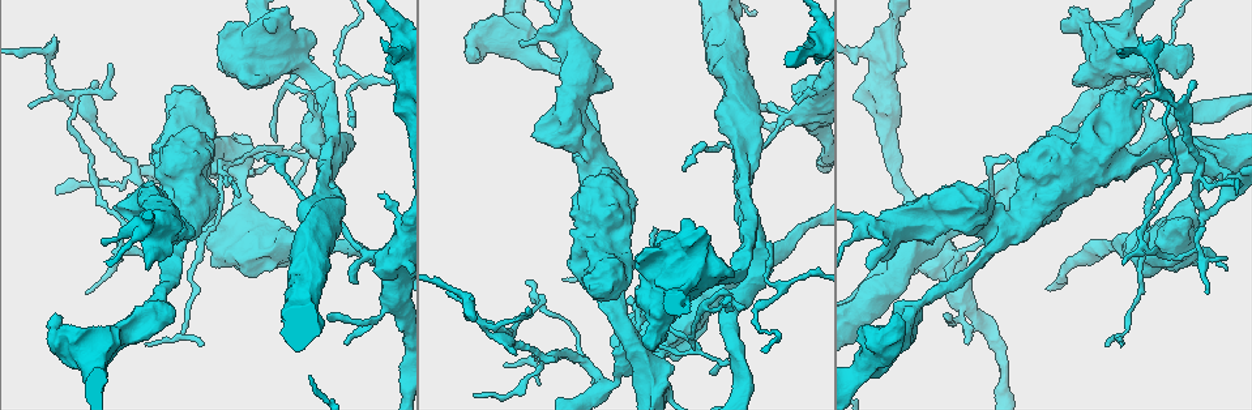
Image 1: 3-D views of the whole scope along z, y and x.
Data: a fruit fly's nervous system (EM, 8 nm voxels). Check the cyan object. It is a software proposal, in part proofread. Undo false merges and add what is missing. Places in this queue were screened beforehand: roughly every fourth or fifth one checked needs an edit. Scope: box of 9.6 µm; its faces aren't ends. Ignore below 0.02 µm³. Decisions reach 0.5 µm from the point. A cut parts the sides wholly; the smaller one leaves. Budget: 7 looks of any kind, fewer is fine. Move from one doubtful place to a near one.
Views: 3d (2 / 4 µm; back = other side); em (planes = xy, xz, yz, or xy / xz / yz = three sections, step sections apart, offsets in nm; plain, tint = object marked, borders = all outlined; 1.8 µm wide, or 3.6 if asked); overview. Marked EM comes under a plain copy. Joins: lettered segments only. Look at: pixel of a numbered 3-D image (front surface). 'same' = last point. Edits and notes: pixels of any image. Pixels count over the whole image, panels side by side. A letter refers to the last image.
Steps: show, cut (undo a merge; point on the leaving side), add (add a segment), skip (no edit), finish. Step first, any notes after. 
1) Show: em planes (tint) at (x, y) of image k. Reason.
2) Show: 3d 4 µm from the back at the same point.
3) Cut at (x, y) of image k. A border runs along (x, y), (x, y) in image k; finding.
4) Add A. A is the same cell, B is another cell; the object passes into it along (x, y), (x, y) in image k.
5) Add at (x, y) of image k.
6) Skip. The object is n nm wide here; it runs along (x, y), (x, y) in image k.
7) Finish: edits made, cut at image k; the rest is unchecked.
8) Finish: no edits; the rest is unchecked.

Show: em xy step 4 (tint) at (192, 231) of image 1. Stops while still wide.

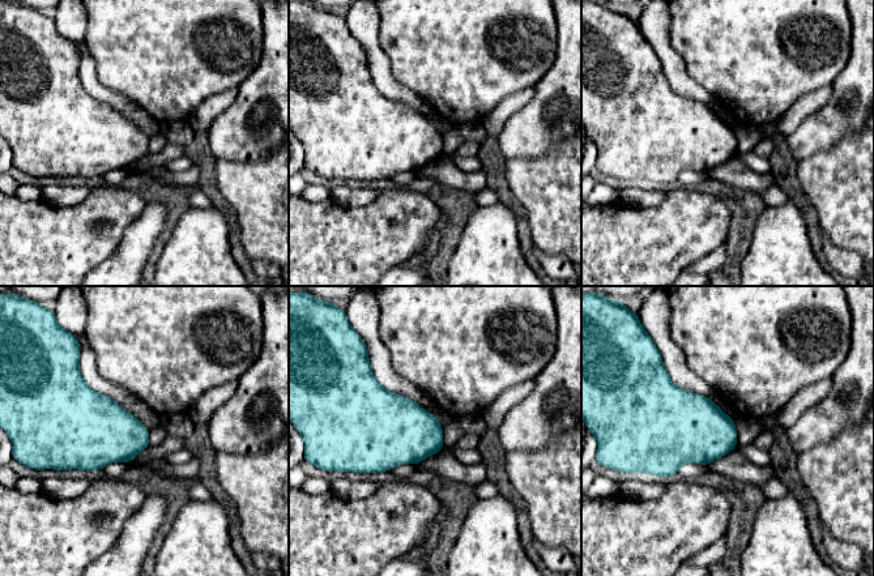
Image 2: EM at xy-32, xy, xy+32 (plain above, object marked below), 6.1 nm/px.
Show: em planes (tint) at the same point. Cut it another way.

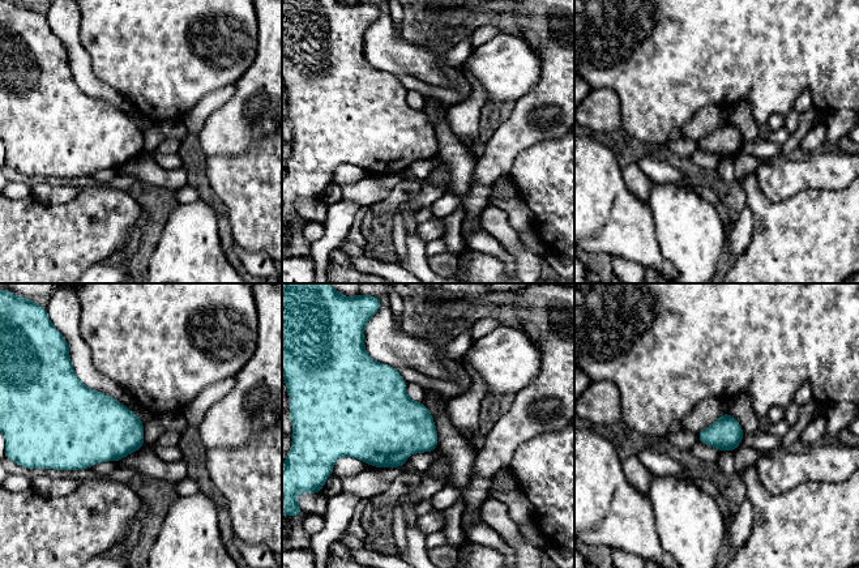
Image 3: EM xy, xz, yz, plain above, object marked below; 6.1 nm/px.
Show: em planes (borders) at the same point.

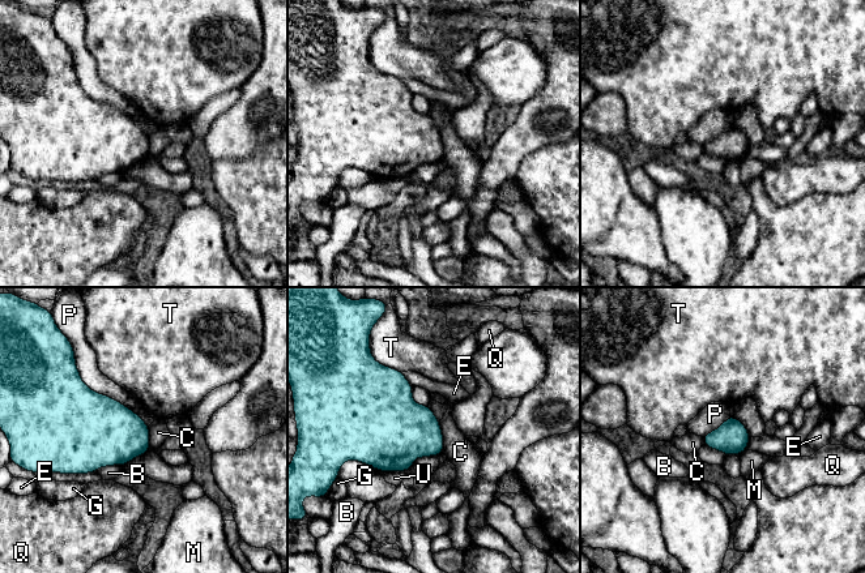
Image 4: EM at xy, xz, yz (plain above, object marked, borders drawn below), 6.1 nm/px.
Skip. B, C, E, G, M, P, Q, T and U are other cells; a border runs along (438, 423), (442, 431), (442, 452) in image 4; none of them fits.

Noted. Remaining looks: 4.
Show: em 3.6 µm planes (borders) at (296, 91) of image 1. Abrupt turn.

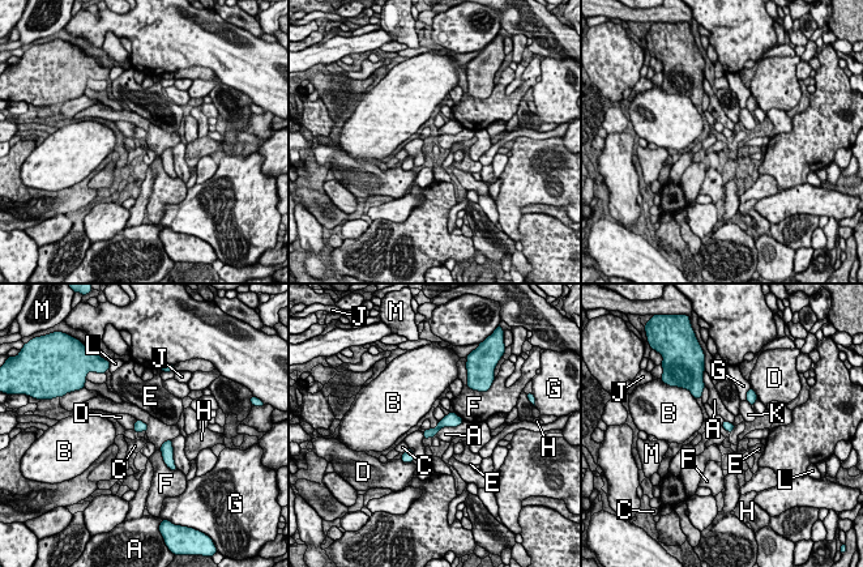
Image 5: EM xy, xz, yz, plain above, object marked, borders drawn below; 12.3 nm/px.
Skip. A, B, C, D, E, F, G, H, J, K, L and M are other cells; a border runs along (464, 421), (436, 434) in image 5; continuous, no second neuron.

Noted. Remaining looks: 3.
Show: em xz step 16 (borders) at (1180, 165) of image 1. Thick turns thin.

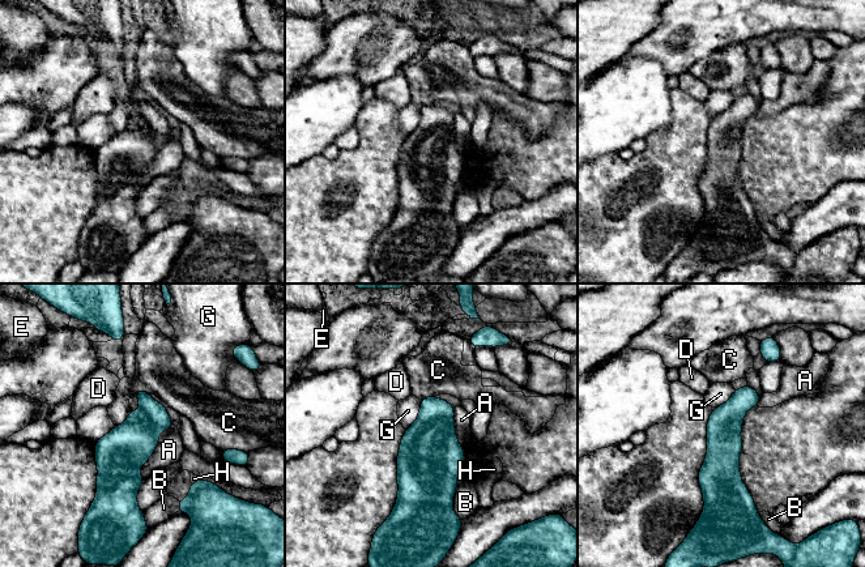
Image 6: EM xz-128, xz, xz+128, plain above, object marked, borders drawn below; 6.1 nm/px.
Cut at (127, 447) of image 6. A, B, C, D, E, G and H are other cells; the part that leaves runs along (748, 389), (724, 425), (719, 506) in image 6; a second neuron is stuck on.

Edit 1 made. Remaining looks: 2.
Finish: edits made, cut at image 6; the rest is unchecked.

